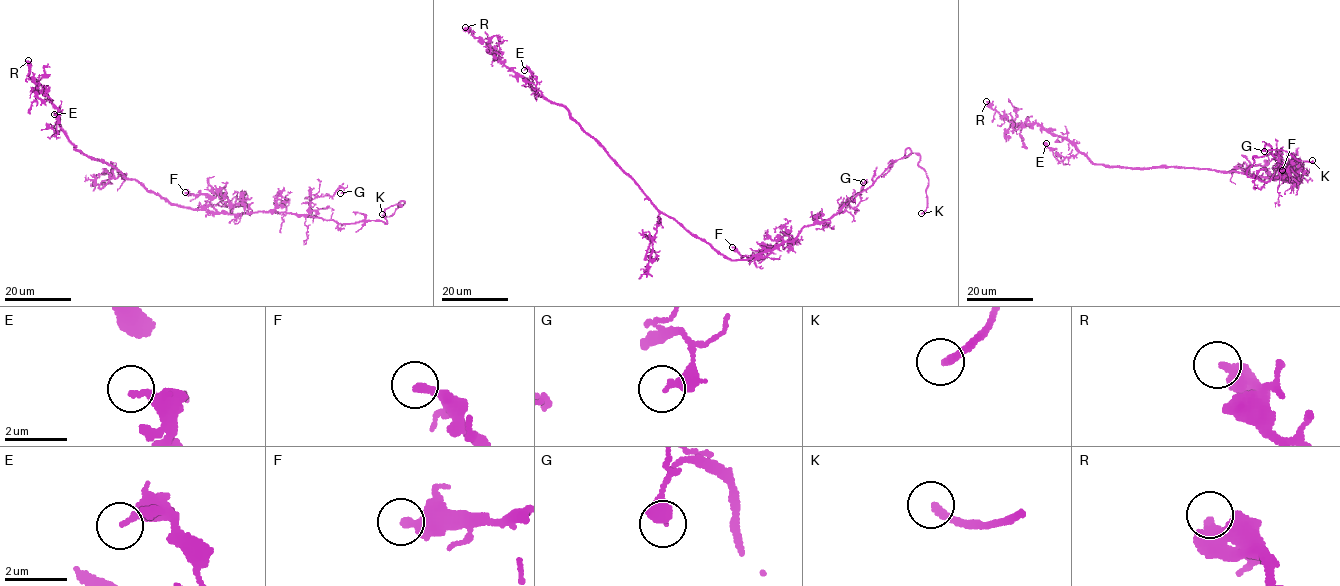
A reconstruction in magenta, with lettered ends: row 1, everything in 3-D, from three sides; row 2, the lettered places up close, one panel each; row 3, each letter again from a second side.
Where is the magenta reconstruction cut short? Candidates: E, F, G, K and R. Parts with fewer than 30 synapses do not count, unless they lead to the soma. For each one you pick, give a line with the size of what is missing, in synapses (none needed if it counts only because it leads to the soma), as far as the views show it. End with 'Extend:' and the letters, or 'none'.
Extend: K

